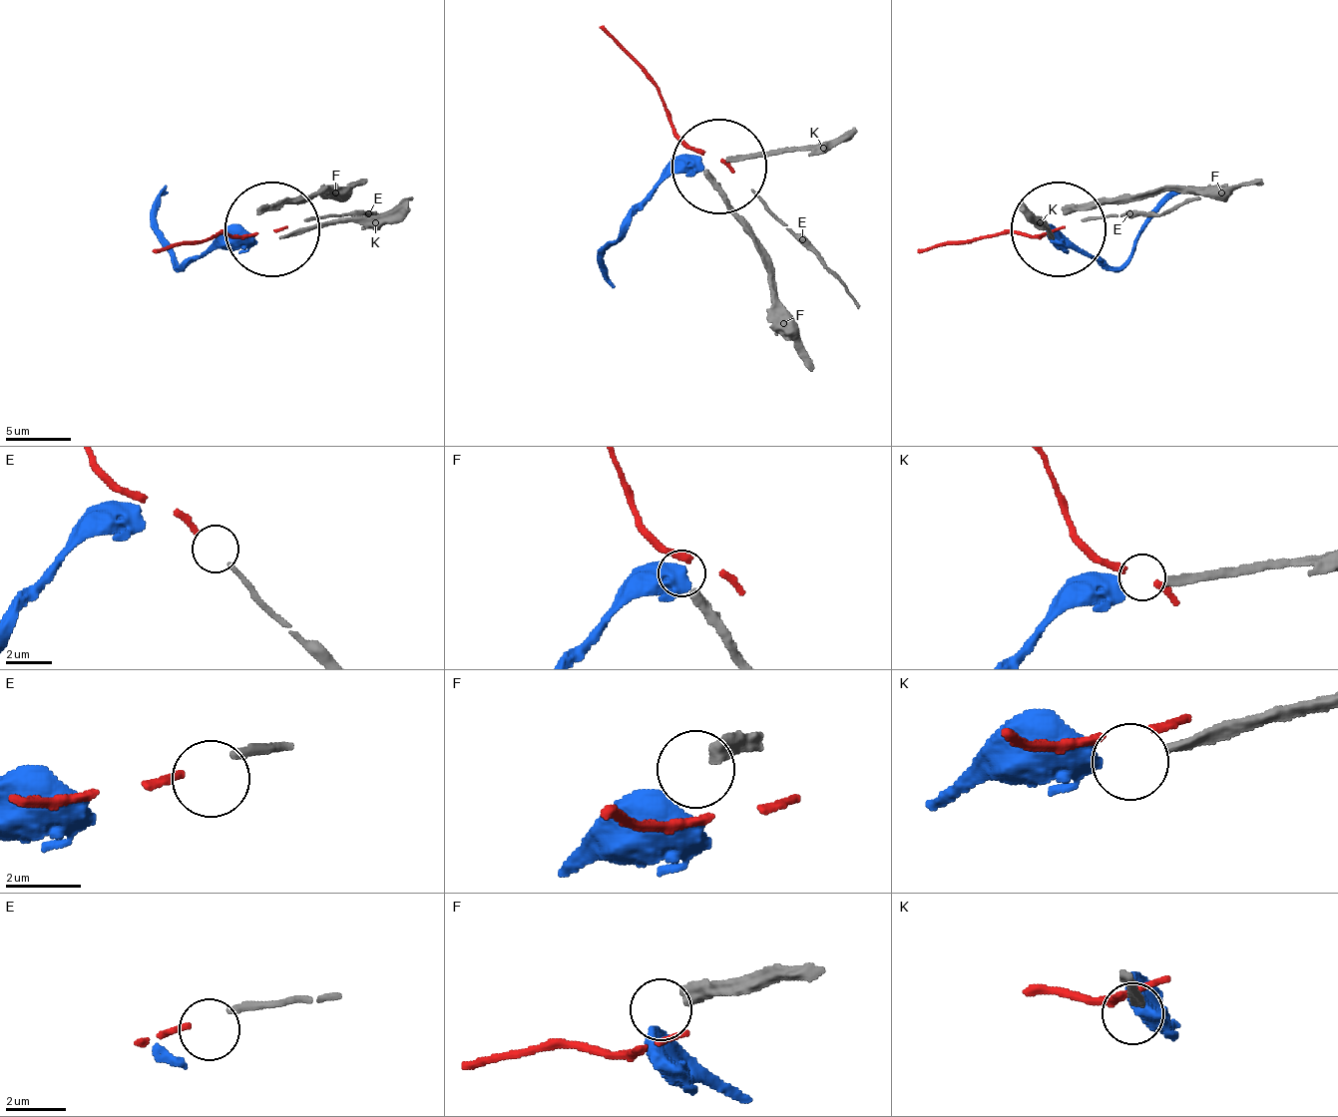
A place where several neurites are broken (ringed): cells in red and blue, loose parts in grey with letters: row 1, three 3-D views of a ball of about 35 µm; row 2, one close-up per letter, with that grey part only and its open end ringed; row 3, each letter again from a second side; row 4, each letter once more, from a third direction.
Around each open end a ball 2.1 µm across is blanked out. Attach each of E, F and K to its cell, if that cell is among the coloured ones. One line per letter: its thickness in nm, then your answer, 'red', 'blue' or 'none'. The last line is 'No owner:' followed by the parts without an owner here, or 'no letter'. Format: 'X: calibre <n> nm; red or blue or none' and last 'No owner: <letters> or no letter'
E: calibre 220 nm; red
F: calibre 440 nm; none
K: calibre 280 nm; blue
No owner: F

